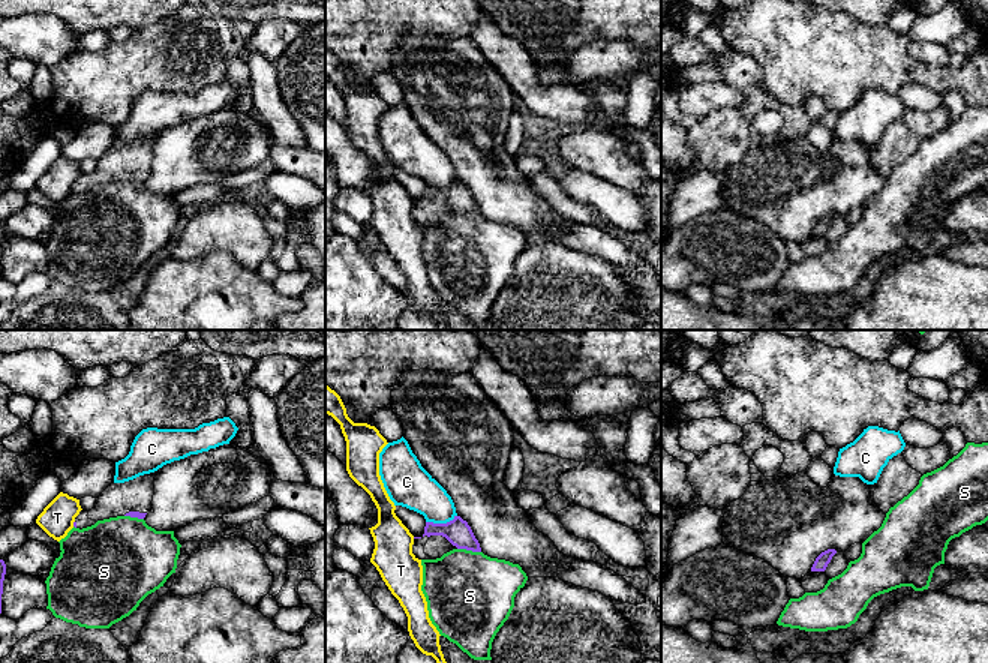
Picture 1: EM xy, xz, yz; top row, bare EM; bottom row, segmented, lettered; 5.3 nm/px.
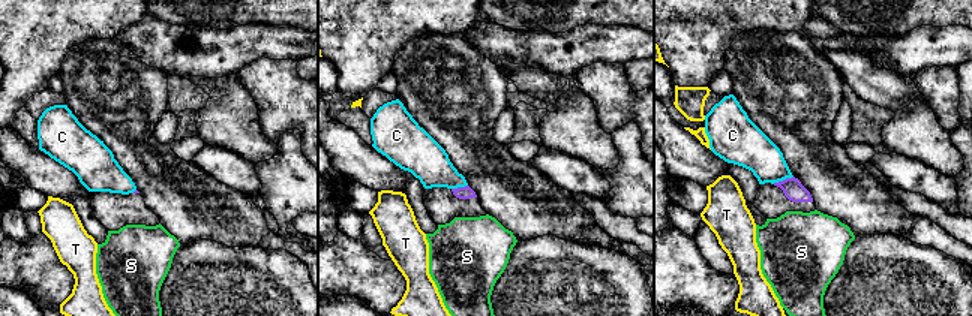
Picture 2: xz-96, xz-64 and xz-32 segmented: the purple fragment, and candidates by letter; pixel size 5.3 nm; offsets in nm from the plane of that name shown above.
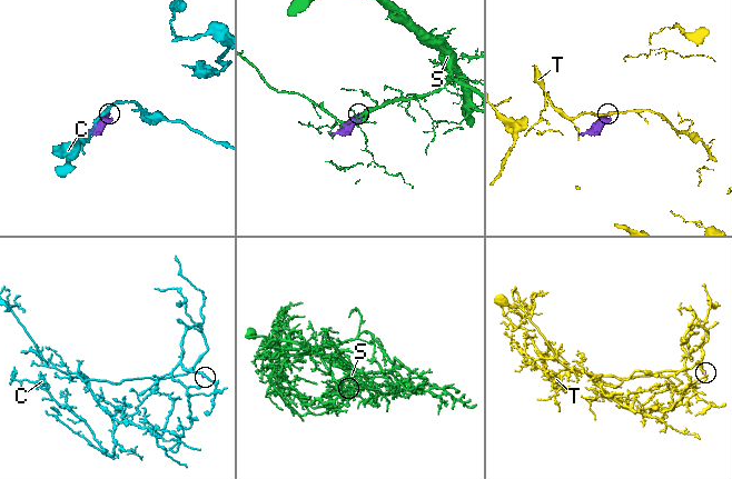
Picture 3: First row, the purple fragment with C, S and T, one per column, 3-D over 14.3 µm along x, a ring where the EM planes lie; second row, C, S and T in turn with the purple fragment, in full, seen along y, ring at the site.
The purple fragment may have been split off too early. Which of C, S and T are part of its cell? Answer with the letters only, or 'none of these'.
none of these

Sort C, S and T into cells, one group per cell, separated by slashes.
C / S / T

